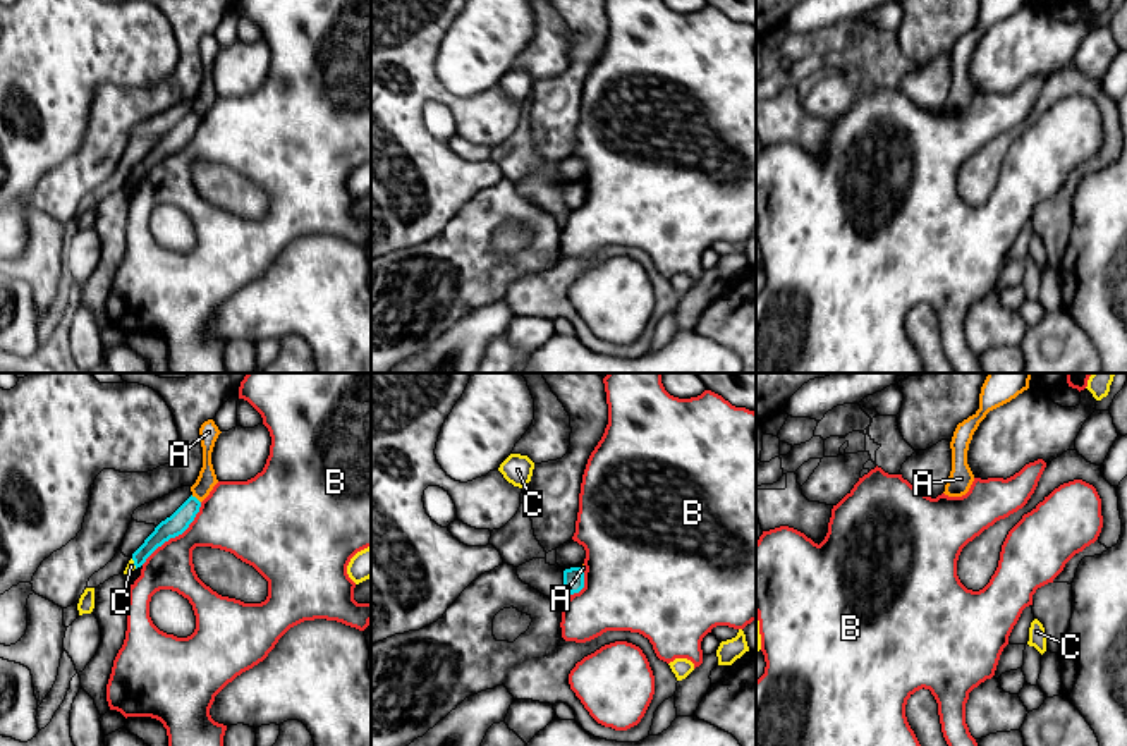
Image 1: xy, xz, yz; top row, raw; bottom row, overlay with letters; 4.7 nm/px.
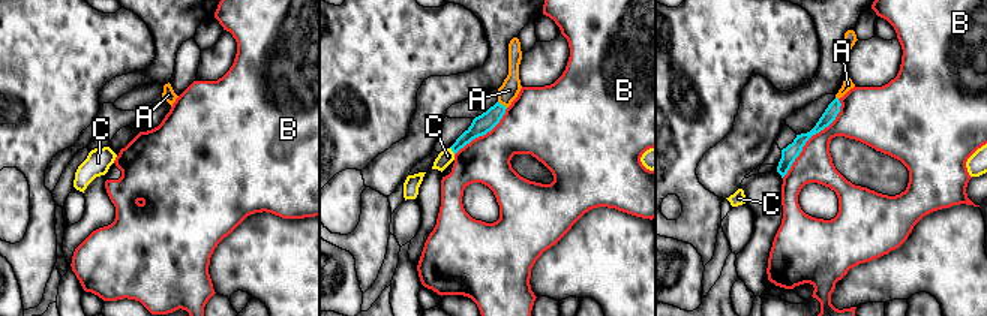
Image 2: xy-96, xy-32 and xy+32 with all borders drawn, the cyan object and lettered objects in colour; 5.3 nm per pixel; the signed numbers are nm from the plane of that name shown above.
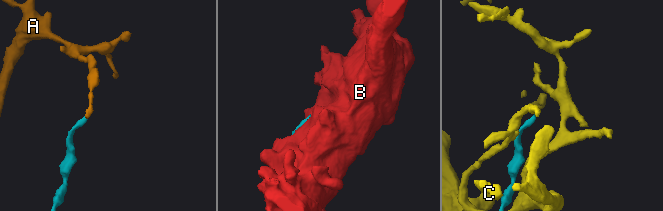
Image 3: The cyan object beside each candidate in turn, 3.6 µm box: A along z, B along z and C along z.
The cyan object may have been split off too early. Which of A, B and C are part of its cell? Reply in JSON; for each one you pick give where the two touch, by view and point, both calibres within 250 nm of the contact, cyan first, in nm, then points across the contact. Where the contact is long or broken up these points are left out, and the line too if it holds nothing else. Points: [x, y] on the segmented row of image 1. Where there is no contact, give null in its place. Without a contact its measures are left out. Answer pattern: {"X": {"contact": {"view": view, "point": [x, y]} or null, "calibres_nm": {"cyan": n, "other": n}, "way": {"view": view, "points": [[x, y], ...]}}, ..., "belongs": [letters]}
{"belongs": []}

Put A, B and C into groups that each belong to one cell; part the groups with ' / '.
A / B / C

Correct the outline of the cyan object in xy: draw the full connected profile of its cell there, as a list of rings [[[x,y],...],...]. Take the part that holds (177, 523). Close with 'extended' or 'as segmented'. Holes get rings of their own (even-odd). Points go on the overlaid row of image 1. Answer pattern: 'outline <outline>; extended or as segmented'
outline [[[189,497],[170,517],[161,521],[155,531],[144,540],[144,543],[132,553],[136,569],[141,567],[146,559],[165,541],[182,535],[199,512],[201,502],[196,497]]]; as segmented

